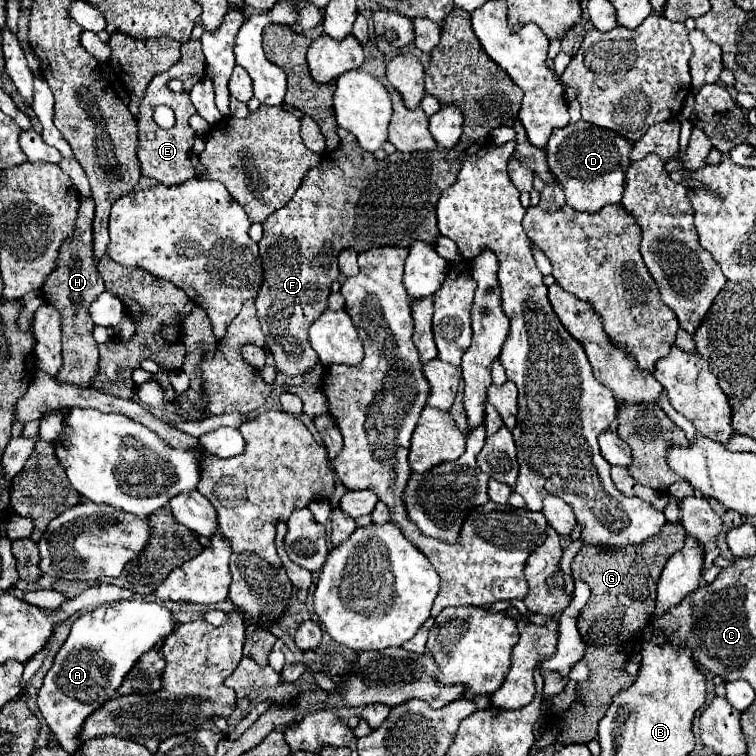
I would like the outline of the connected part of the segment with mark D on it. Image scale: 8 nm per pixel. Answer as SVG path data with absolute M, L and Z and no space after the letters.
M577 121L577 123L569 123L569 127L553 131L549 145L547 145L547 163L549 163L549 171L563 187L567 203L577 211L595 213L609 203L621 203L623 189L625 189L625 173L631 163L629 161L631 149L633 149L633 145L629 141L625 141L621 135L617 135L615 131L601 129L587 121Z

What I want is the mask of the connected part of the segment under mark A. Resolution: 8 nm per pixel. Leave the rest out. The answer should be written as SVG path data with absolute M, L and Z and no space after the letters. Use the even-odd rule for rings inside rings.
M137 599L105 603L81 615L71 625L71 633L55 655L55 663L45 675L37 697L41 715L65 751L77 751L77 731L81 731L81 723L117 693L117 687L137 659L171 635L173 629L175 621L167 607Z

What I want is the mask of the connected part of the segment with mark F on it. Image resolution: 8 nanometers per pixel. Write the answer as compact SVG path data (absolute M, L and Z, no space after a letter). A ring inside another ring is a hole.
M487 123L487 127L483 127L483 133L481 133L481 143L467 143L465 139L461 139L457 143L457 147L453 151L441 151L441 149L433 149L433 151L417 151L417 153L393 153L389 157L385 157L383 161L375 159L371 153L363 151L355 137L345 131L345 129L339 129L339 147L337 149L325 149L321 153L321 161L317 167L311 167L307 171L307 175L303 177L301 181L301 187L295 191L295 195L291 197L291 201L287 205L283 205L279 211L271 213L265 221L263 221L263 239L259 241L259 253L261 253L261 259L263 259L263 283L261 283L261 291L257 295L257 317L263 325L263 331L265 331L265 337L267 337L267 347L269 351L273 353L275 357L275 367L289 375L289 377L295 377L295 375L303 375L307 373L309 369L313 369L317 363L319 363L319 357L317 353L311 349L311 343L309 343L309 327L311 323L327 309L327 297L331 293L331 283L337 279L337 255L345 249L345 247L365 247L365 249L373 249L373 247L411 247L415 241L425 241L429 245L435 245L437 237L439 237L439 229L437 229L437 219L435 219L435 205L437 205L437 199L441 195L443 189L451 187L457 179L457 173L461 169L461 159L463 159L463 153L467 153L469 149L475 149L475 147L483 147L485 145L485 137L489 135L493 127Z

